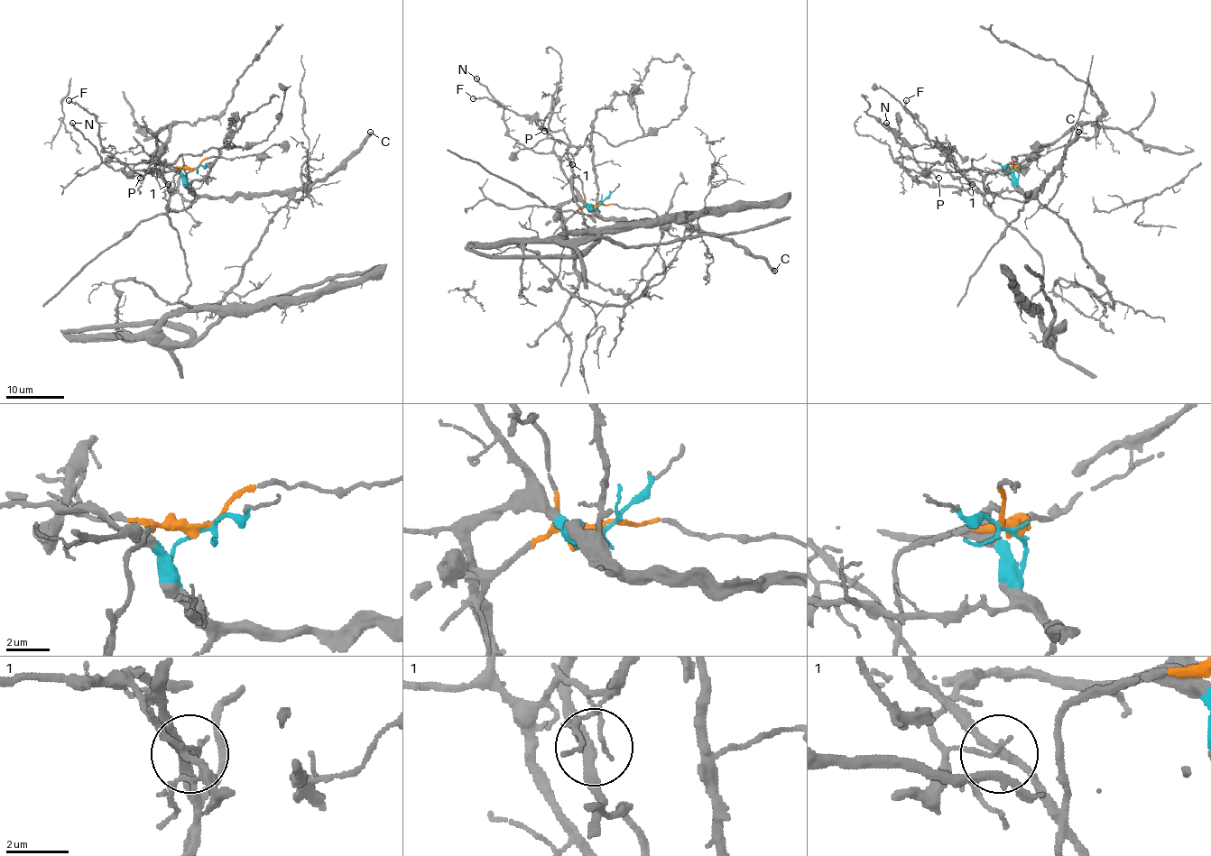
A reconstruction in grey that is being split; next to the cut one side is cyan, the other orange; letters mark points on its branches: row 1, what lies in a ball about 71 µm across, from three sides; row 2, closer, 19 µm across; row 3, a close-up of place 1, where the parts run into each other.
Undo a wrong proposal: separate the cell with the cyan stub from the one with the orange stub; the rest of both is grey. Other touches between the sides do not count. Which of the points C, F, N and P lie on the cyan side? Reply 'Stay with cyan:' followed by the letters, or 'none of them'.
Stay with cyan: C, F

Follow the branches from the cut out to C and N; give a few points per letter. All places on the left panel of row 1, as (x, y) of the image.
C: (193, 170), (186, 174), (186, 183), (198, 195), (226, 196), (294, 191), (332, 174), (370, 132)
N: (193, 170), (179, 171), (170, 193), (163, 160), (160, 164), (139, 162), (132, 171), (114, 170), (71, 123)

